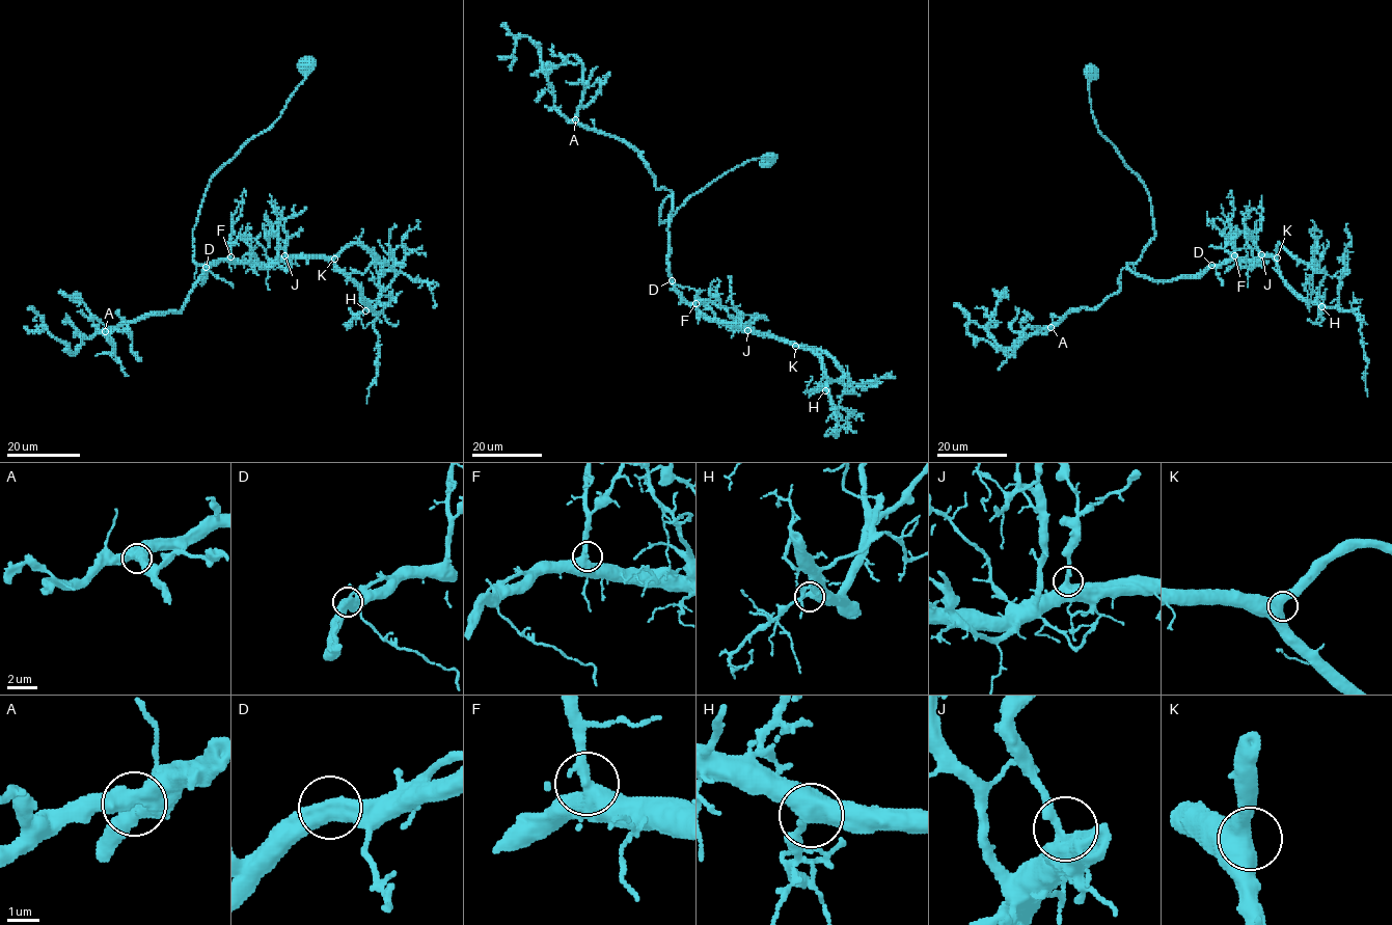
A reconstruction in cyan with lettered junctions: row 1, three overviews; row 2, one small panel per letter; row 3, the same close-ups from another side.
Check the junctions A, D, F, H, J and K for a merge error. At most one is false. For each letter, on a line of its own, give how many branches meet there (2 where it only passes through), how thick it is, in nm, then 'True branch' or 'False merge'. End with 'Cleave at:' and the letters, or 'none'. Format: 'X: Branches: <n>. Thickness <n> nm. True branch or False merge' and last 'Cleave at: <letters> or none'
A: Branches: 2. Thickness 600 nm. True branch
D: Branches: 2. Thickness 600 nm. True branch
F: Branches: 2. Thickness 440 nm. True branch
H: Branches: 2. Thickness 500 nm. True branch
J: Branches: 2. Thickness 550 nm. True branch
K: Branches: 2. Thickness 600 nm. True branch
Cleave at: none

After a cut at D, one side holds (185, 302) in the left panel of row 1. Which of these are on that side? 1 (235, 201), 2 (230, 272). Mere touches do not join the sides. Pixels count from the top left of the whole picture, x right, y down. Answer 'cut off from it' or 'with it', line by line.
1: with it
2: with it

